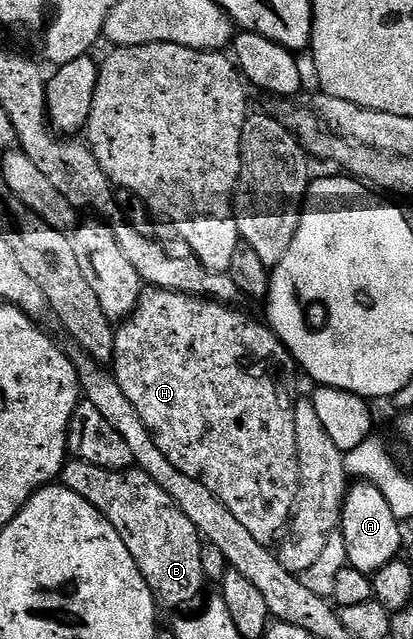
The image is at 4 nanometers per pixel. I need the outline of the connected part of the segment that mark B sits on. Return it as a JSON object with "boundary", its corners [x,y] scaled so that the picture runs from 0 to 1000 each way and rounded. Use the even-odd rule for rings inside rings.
{"boundary":[[[179,718],[153,729],[148,756],[167,768],[196,775],[293,837],[293,850],[312,856],[312,869],[322,869],[322,881],[341,894],[351,912],[366,922],[378,942],[404,953],[433,953],[453,947],[496,917],[492,889],[487,887],[487,862],[496,851],[482,839],[477,825],[458,818],[448,800],[332,732],[264,737],[245,731],[225,731],[225,725],[206,725]]]}

